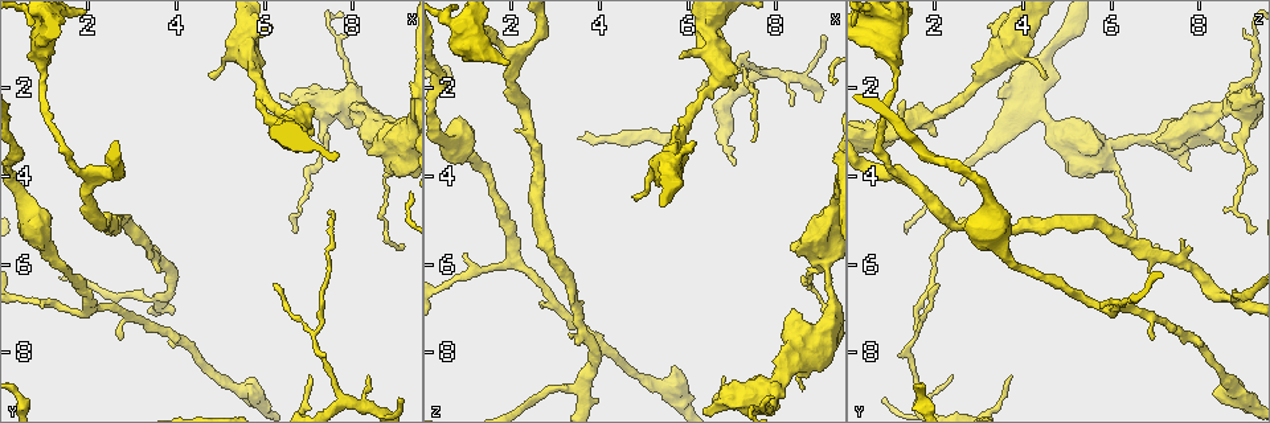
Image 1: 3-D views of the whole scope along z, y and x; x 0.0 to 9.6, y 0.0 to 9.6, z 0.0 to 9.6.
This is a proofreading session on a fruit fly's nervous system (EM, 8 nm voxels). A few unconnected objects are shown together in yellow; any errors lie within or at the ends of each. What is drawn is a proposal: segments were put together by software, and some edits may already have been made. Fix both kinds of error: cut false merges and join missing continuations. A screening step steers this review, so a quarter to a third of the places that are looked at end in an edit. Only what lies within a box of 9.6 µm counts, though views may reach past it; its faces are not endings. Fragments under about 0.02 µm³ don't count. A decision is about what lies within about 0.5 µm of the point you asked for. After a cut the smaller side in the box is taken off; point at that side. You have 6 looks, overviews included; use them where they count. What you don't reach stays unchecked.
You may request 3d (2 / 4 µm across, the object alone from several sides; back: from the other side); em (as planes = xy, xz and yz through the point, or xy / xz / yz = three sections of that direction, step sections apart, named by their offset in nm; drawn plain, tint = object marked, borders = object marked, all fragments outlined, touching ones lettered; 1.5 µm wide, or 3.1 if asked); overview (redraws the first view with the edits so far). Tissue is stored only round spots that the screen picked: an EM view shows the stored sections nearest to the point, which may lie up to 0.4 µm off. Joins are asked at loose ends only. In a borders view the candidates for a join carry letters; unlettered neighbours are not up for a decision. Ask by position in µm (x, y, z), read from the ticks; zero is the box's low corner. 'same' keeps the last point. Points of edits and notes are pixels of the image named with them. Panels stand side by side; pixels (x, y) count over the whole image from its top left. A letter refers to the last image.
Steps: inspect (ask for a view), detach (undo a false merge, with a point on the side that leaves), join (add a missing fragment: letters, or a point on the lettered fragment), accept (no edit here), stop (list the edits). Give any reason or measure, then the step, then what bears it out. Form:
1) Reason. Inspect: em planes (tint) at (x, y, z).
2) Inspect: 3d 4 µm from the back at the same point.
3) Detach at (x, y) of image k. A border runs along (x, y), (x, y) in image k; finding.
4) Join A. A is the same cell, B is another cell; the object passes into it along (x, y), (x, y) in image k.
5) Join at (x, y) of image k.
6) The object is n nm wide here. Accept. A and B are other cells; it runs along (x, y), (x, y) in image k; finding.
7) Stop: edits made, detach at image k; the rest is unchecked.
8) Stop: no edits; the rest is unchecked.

Branch stops here. Inspect: em planes (borders) at (7.10, 8.50, 3.75).

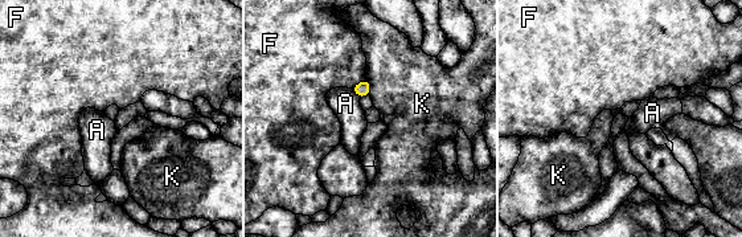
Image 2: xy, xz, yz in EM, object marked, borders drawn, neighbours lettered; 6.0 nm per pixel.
Accept. A, F and K are other cells; a border runs along (365, 78), (369, 85), (369, 94) in image 2; no lettered fragment goes on from it.

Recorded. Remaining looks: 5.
Free end. Inspect: 3d 4 µm from the back at (7.10, 3.10, 2.10).

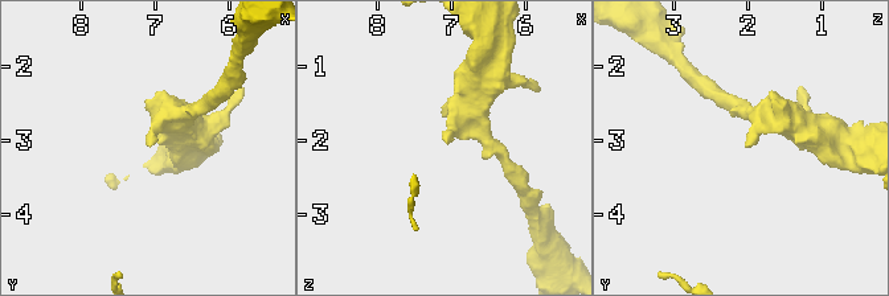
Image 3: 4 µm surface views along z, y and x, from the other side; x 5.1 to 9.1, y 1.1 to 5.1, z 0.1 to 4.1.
Now the EM. Inspect: em xz step 4 (borders) at (7.10, 3.10, 2.05).

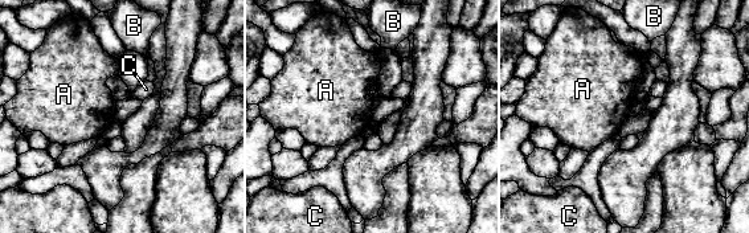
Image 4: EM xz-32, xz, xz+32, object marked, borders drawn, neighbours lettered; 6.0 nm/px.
Cut it another way. Inspect: em yz step 8 (borders) at the same point.

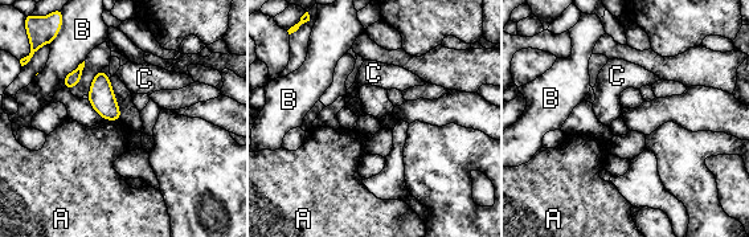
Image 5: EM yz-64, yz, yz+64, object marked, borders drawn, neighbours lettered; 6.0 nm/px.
Accept. A, B and C are other cells; a border runs along (105, 118), (119, 121) in image 5; no lettered fragment goes on from it.

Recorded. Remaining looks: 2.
Side arm on a straight run. Inspect: em planes (tint) at (1.95, 3.90, 1.30).

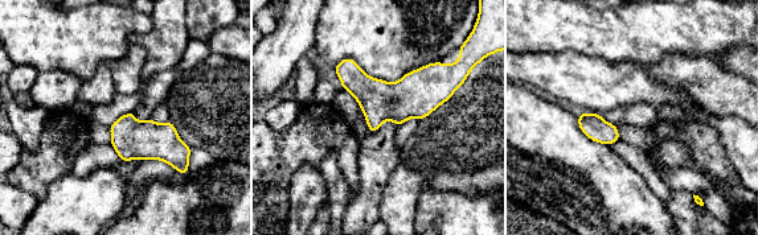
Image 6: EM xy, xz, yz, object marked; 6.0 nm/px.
See the neighbours. Inspect: em planes (borders) at the same point.

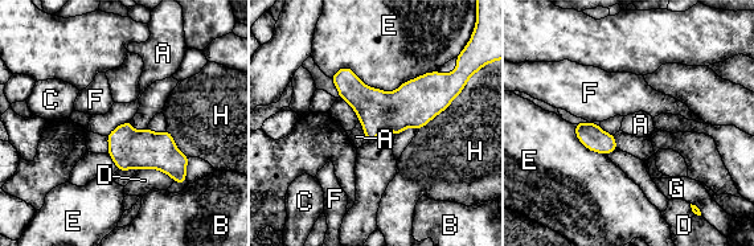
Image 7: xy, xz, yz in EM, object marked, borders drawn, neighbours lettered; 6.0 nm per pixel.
Accept. A, B, C, D, E, F, G and H are other cells; a border runs along (130, 119), (118, 124), (107, 136) in image 7; all the same neuron.

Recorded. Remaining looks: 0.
Stop: no edits; the rest is unchecked.

